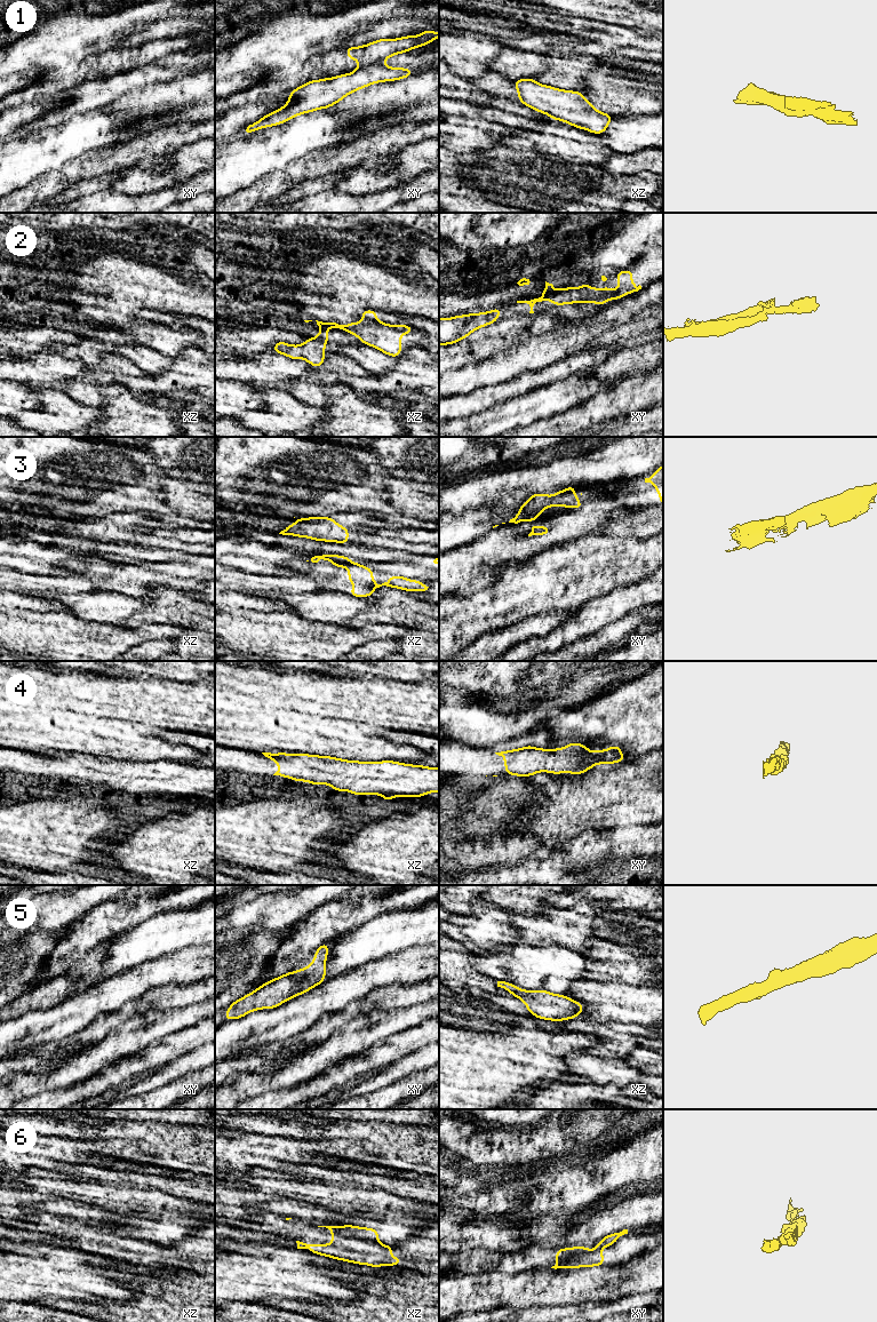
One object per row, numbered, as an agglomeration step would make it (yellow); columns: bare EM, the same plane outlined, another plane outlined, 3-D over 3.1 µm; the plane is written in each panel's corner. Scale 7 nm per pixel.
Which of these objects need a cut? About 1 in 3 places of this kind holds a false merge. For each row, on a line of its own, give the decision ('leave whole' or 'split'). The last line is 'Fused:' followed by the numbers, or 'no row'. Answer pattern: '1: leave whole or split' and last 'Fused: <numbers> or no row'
1: leave whole
2: leave whole
3: split
4: leave whole
5: leave whole
6: split
Fused: 3, 6

